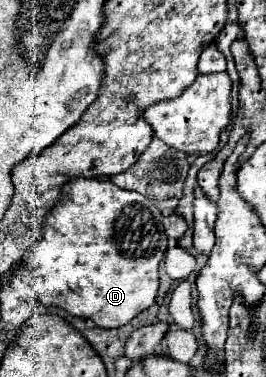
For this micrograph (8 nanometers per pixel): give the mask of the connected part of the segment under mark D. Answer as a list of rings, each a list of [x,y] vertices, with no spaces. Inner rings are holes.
[[[71,179],[69,183],[63,185],[61,189],[61,199],[53,205],[53,209],[47,213],[45,223],[41,227],[41,235],[43,239],[31,249],[31,275],[33,275],[33,289],[37,293],[37,297],[41,299],[41,303],[45,303],[47,307],[61,307],[65,309],[69,315],[73,317],[83,317],[83,319],[91,319],[95,325],[103,327],[103,329],[113,329],[113,327],[121,327],[125,323],[129,323],[135,315],[139,315],[141,311],[145,311],[147,307],[151,307],[155,303],[157,297],[157,287],[159,287],[159,263],[165,257],[167,251],[167,235],[163,231],[163,223],[161,223],[161,211],[155,207],[153,201],[149,201],[149,197],[137,193],[137,191],[127,191],[121,189],[117,185],[113,185],[109,179]]]

